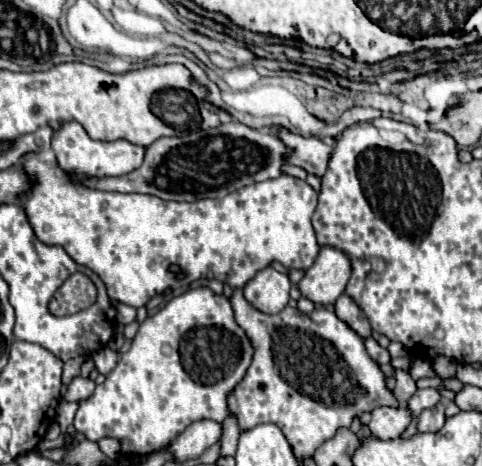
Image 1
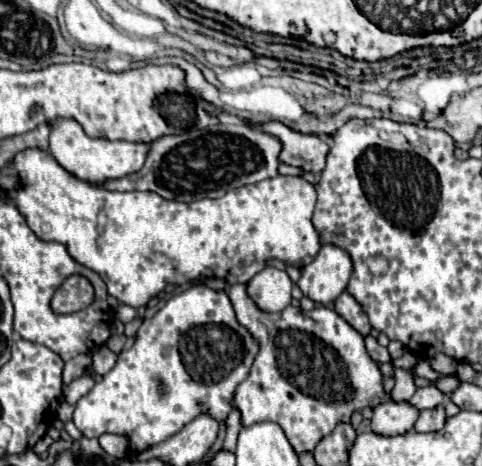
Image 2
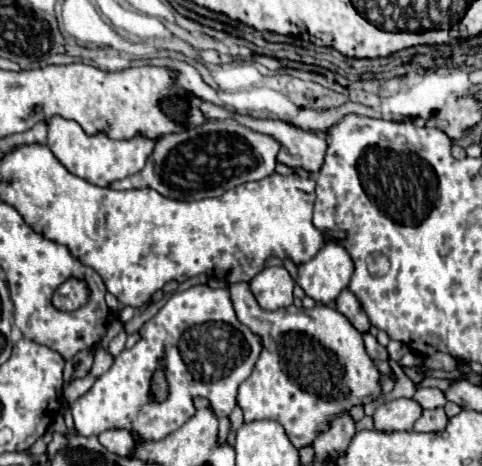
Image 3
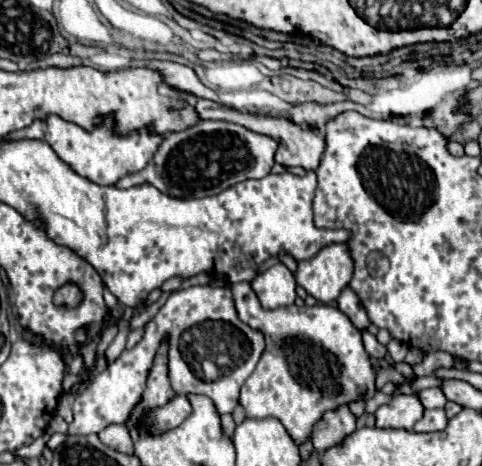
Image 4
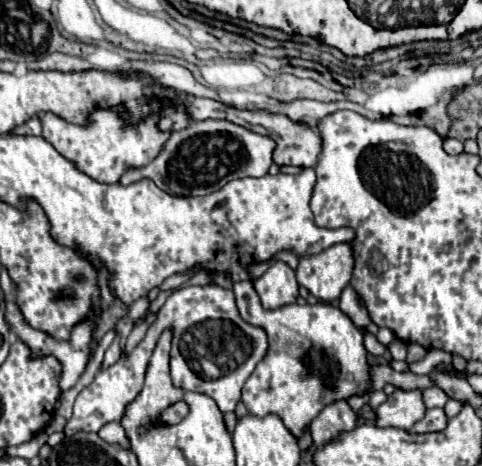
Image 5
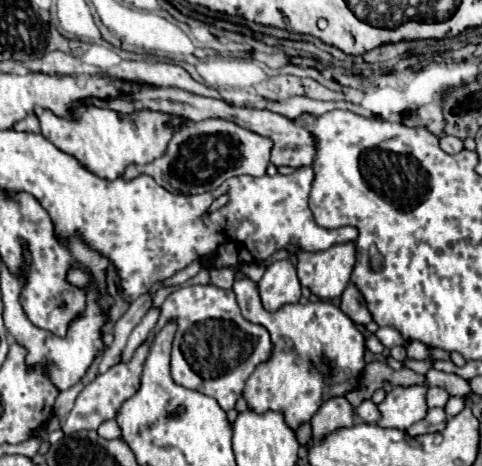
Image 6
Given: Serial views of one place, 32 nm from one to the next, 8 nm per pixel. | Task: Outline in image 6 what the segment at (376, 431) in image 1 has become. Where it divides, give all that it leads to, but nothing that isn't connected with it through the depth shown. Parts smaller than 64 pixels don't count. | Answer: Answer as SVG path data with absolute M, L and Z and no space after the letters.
M394 386L392 392L386 394L384 402L378 406L382 414L378 426L408 430L412 424L416 424L426 416L428 406L424 394L426 394L424 386L412 386L412 388Z

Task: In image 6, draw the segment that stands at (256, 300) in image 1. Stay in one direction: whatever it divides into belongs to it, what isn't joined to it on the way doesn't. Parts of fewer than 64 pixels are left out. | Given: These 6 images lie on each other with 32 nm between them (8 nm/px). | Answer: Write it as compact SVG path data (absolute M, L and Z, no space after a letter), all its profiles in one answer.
M278 260L268 266L262 280L258 282L258 292L266 310L274 312L284 304L298 302L300 282L296 268L288 260Z

